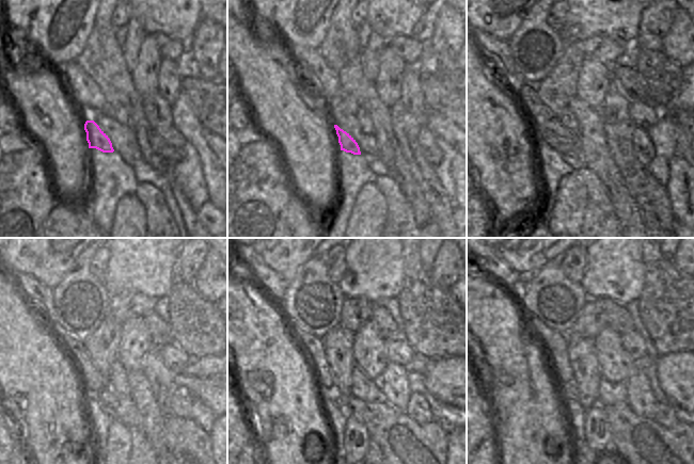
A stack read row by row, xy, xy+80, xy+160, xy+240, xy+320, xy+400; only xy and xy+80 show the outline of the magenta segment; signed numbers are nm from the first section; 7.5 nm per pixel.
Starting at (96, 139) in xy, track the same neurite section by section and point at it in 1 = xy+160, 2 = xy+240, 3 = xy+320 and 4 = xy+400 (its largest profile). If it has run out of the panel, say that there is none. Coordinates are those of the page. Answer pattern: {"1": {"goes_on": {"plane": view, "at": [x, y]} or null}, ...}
{"1": {"goes_on": {"plane": "xy+160", "at": [594, 142]}}, "2": {"goes_on": {"plane": "xy+240", "at": [117, 381]}}, "3": {"goes_on": {"plane": "xy+320", "at": [362, 387]}}, "4": {"goes_on": {"plane": "xy+400", "at": [610, 394]}}}

